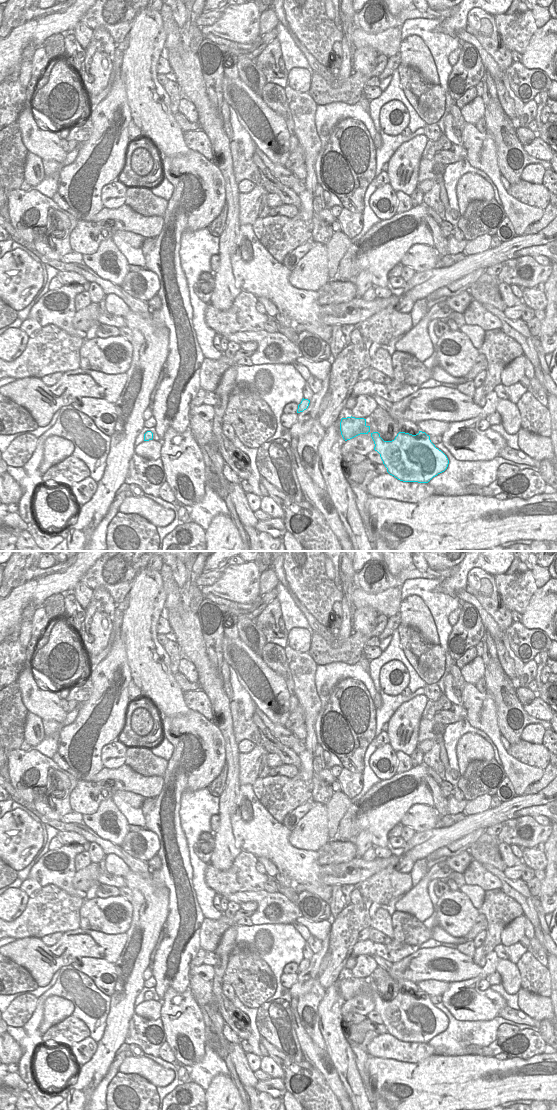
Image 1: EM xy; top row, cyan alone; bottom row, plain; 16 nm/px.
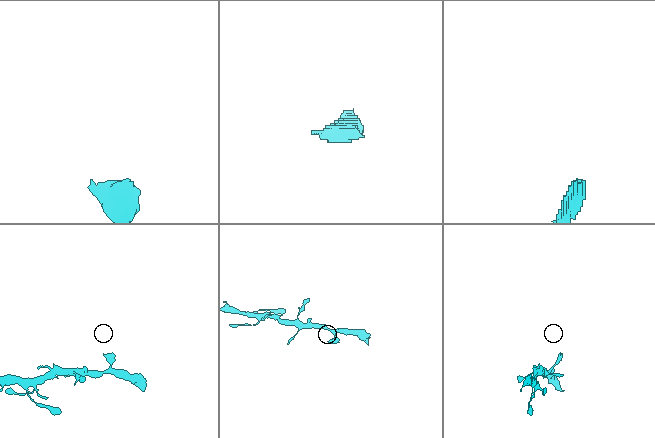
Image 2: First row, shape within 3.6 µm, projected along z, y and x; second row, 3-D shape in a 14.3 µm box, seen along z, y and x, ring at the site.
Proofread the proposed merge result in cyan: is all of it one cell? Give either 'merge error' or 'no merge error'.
no merge error

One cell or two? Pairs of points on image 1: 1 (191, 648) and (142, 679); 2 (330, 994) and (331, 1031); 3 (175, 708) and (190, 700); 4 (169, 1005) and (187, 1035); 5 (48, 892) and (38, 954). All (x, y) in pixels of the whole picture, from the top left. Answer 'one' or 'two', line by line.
1: two
2: one
3: two
4: one
5: two

